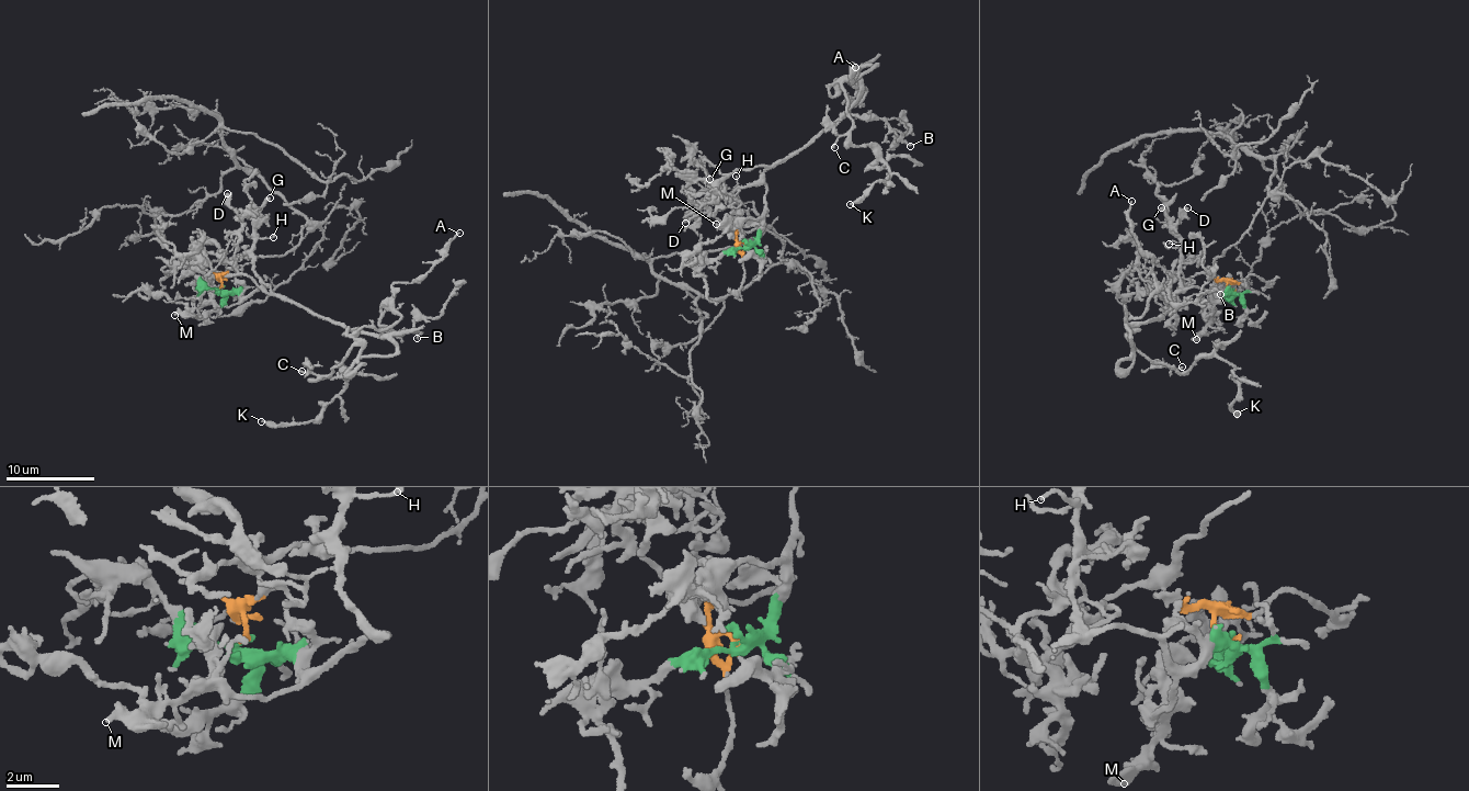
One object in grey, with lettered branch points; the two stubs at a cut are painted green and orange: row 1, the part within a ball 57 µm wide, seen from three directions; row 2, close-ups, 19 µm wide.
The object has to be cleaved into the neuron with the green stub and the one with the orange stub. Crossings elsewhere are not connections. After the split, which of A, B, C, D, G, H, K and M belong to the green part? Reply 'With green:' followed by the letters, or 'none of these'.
With green: A, B, C, D, G, H, K, M

